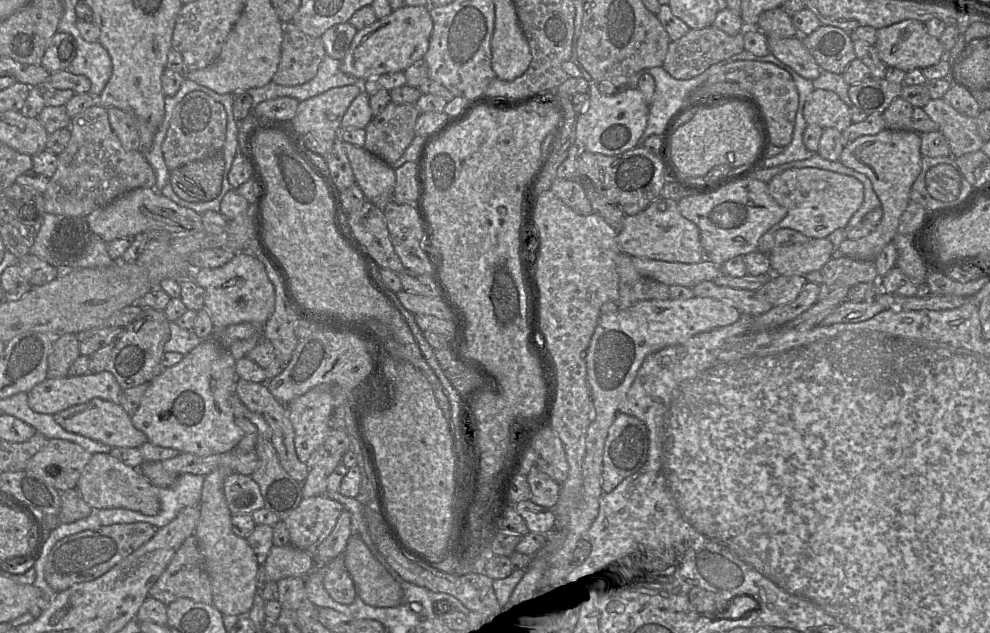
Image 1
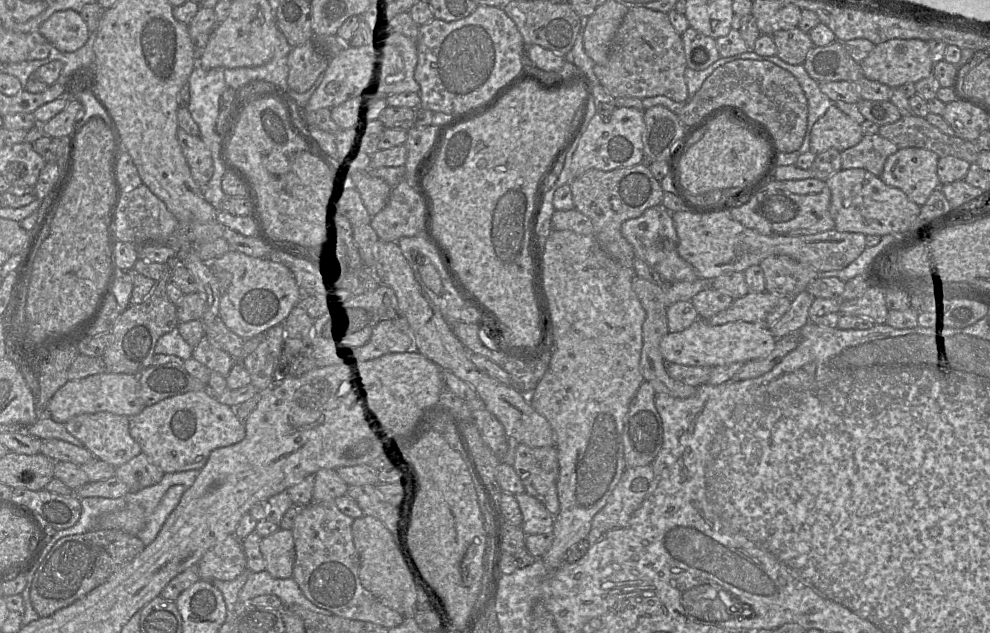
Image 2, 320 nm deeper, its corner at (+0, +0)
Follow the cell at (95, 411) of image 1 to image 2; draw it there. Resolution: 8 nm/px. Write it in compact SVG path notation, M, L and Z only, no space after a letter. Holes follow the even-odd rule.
M97 412L74 416L65 423L65 427L95 458L117 468L142 453L140 445L129 433L129 424L129 417L111 412Z

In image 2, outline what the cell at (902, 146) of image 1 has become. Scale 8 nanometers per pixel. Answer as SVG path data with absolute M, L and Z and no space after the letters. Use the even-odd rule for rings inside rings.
M900 148L887 158L880 178L923 206L931 193L940 187L938 159L939 156L928 149Z

